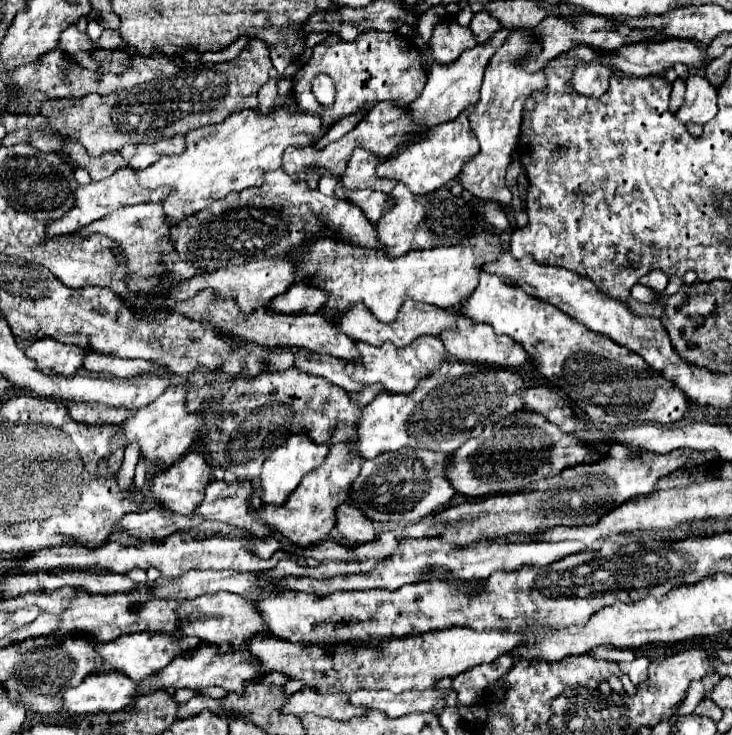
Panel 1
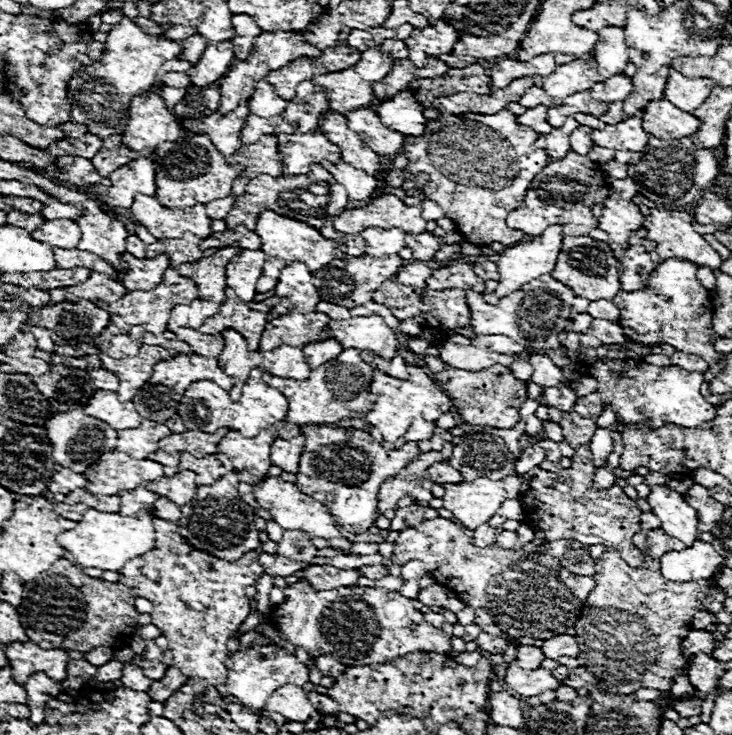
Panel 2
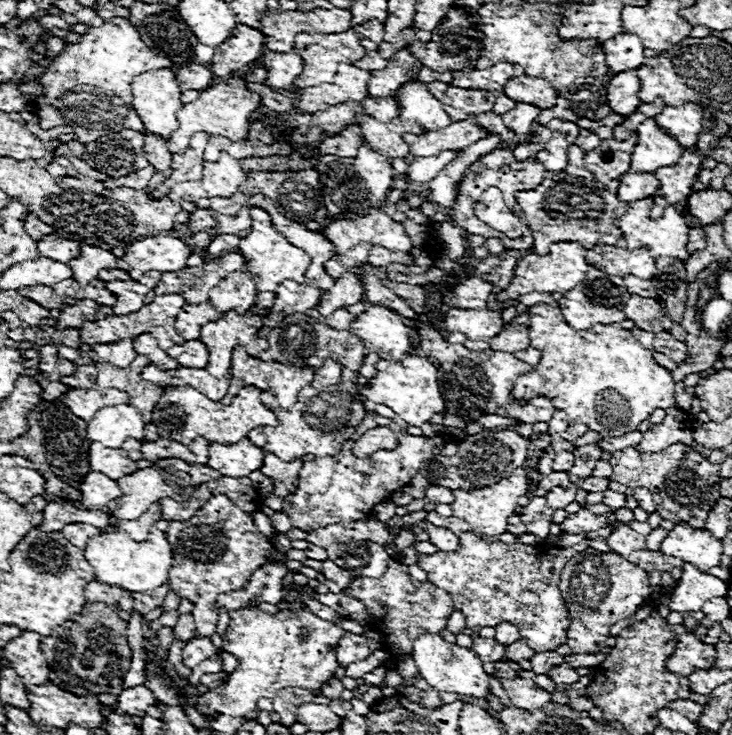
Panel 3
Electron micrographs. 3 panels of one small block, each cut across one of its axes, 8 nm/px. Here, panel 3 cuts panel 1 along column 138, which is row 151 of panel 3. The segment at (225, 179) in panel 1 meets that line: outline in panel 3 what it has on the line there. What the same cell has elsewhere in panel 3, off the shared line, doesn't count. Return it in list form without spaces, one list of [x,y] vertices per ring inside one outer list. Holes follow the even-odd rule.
[[[235,77],[237,78],[232,78],[230,84],[216,84],[216,86],[206,88],[206,92],[200,92],[198,100],[194,100],[194,102],[190,102],[190,104],[186,104],[178,110],[176,118],[178,118],[180,126],[168,140],[168,148],[170,148],[172,154],[184,152],[190,146],[190,138],[196,132],[206,132],[210,136],[226,136],[232,142],[238,142],[238,140],[246,138],[246,134],[248,134],[248,116],[258,106],[260,98],[246,88],[242,78]]]

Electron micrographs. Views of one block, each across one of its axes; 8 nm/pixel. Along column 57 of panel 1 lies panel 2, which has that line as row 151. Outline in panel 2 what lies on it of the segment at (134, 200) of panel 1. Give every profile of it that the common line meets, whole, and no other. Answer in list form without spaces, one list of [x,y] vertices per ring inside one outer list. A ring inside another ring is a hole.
[[[242,100],[242,104],[226,116],[222,116],[216,110],[200,120],[182,120],[182,124],[190,128],[194,134],[208,134],[212,144],[220,150],[222,156],[232,156],[242,146],[240,136],[248,116],[250,116],[248,100]]]

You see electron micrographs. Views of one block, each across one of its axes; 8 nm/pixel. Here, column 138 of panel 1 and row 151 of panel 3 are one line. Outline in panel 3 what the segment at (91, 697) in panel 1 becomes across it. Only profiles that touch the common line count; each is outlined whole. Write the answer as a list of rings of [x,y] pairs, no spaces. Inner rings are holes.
[[[686,150],[682,154],[682,160],[670,168],[658,168],[656,176],[660,180],[660,188],[654,196],[654,216],[656,216],[656,208],[658,214],[666,208],[666,206],[674,206],[682,200],[686,200],[694,190],[694,182],[696,176],[702,168],[702,156],[698,152],[690,152]]]

